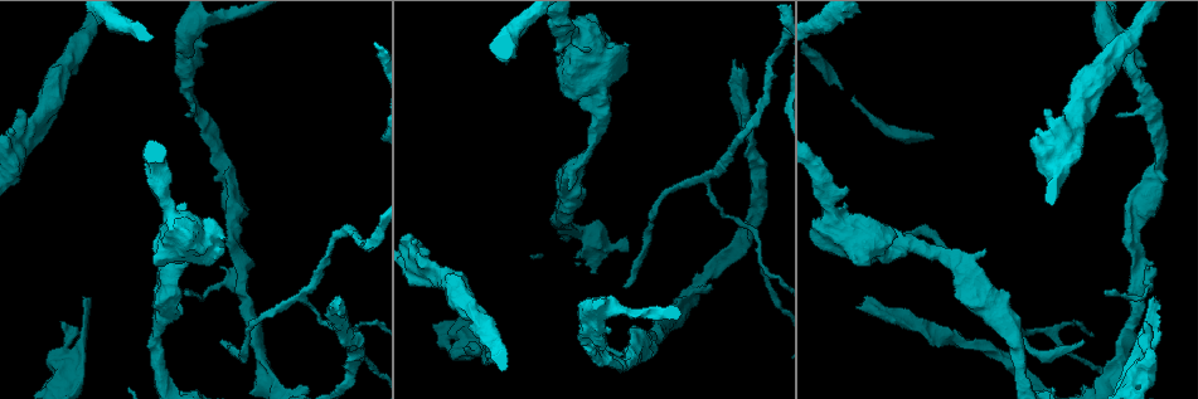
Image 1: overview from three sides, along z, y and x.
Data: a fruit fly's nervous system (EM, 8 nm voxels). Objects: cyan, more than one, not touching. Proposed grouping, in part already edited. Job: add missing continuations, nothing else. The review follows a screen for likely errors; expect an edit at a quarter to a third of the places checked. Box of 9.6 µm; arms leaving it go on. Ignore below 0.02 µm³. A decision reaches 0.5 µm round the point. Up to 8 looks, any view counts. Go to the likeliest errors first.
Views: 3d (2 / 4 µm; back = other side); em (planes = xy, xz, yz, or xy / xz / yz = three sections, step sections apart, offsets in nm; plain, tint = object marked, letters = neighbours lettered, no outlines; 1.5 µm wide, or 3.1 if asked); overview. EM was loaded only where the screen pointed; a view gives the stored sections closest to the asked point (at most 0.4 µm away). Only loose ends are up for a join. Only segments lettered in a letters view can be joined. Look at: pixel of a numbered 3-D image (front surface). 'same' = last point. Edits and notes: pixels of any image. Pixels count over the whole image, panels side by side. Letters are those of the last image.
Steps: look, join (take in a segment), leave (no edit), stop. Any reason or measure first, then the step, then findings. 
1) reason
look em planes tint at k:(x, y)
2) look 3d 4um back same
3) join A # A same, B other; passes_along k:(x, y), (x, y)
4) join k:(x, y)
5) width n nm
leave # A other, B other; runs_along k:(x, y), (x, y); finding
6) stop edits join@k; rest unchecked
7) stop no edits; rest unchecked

free end
look 3d 2um at 1:(221, 341)

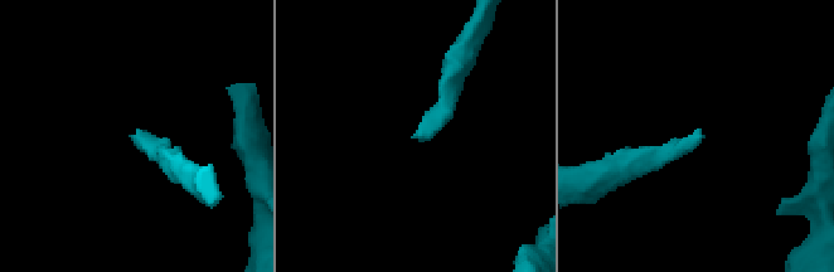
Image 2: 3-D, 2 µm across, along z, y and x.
now the EM
look em xy step 4 letters at 2:(131, 136)

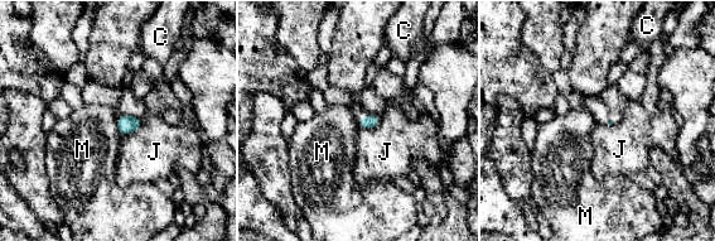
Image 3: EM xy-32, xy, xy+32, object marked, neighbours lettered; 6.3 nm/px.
leave # C other, J other, M other; border 3:(116, 121), (116, 128), (120, 133); none of them fits

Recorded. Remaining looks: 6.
look em planes plain at 1:(858, 308)

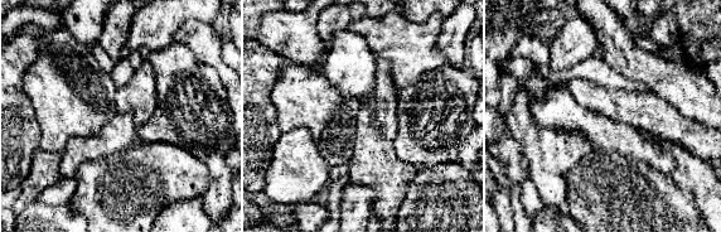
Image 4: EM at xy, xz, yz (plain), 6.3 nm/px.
look em planes letters same

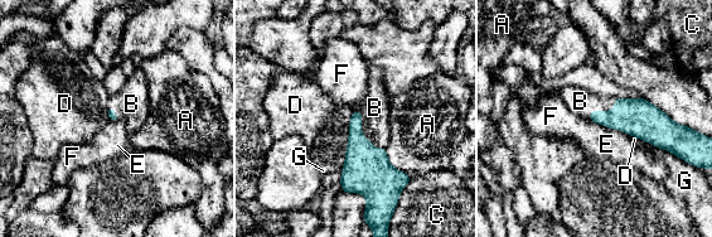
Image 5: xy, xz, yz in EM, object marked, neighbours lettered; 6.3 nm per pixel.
longest_contact D 360 nm
join B # A other, B same, C other, D other, E other, F other, G other; passes_along 5:(366, 169), (361, 131), (374, 107); it goes on there

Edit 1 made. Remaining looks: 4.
redraw
look overview

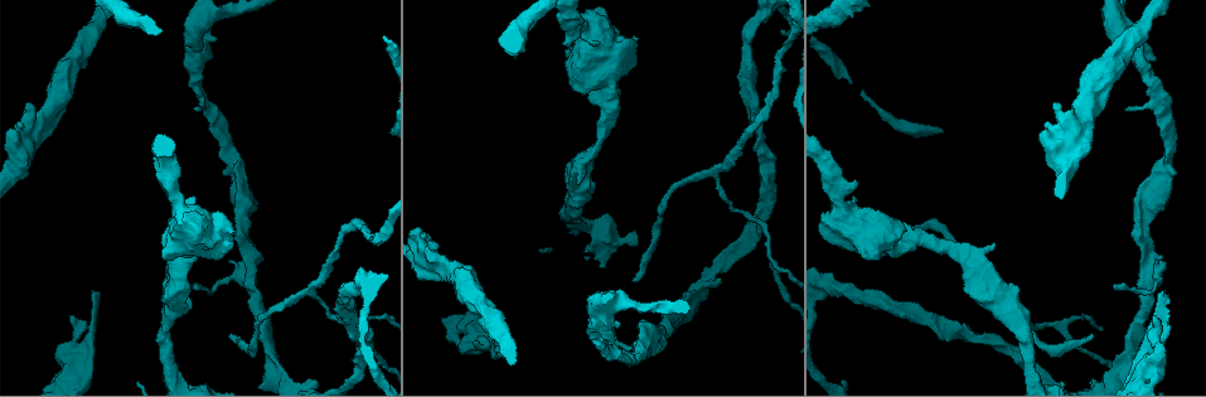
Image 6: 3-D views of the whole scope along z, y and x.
an open end
look 3d 4um back at 6:(635, 41)

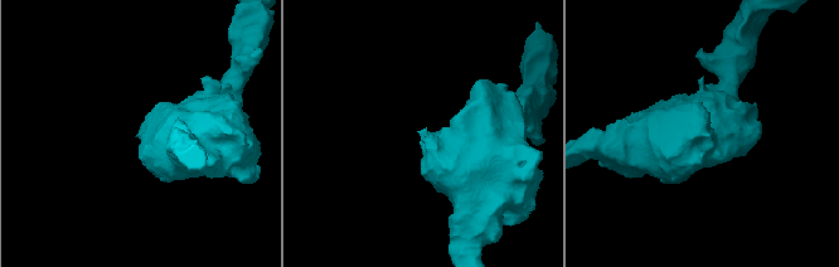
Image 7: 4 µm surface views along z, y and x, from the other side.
need the tissue
look em xy step 4 letters at 7:(702, 158)

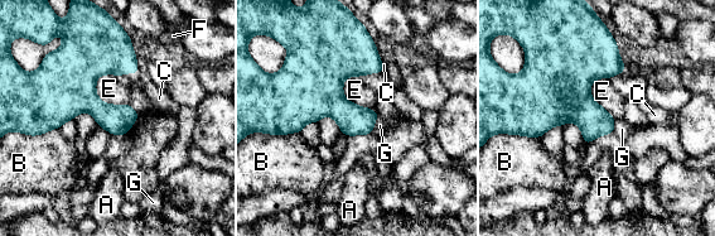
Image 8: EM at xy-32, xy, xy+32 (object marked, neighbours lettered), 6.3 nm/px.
leave # A other, B other, C other, E other, F other, G other; border 8:(100, 75), (96, 95), (126, 105); no lettered segment goes on from it

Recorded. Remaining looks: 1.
stop edits join@5; rest unchecked

